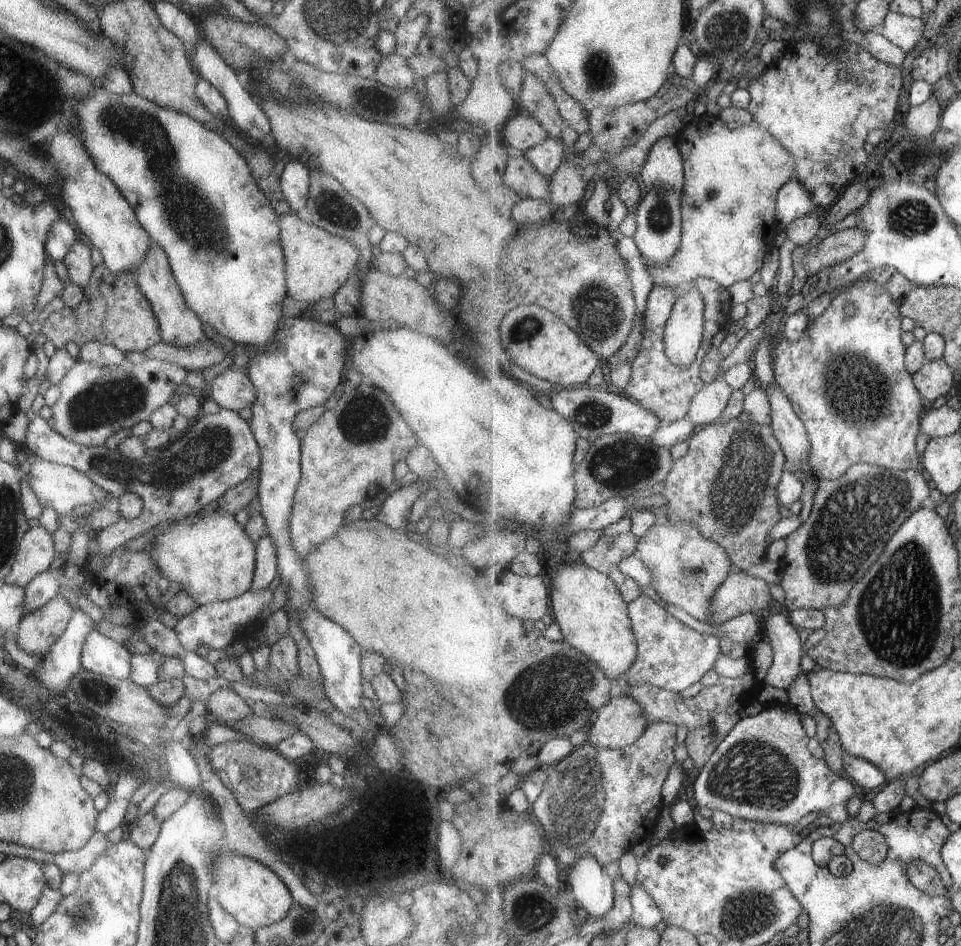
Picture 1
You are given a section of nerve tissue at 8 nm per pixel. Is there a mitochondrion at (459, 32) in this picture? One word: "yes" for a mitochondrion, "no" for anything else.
no

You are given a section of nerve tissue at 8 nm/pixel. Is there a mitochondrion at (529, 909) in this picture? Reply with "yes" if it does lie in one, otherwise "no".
yes

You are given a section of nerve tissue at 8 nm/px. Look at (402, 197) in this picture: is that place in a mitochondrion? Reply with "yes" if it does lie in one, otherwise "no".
no

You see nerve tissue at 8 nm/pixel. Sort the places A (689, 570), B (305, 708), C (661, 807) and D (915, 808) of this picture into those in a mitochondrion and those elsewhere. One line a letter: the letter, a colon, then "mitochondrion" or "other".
A: mitochondrion
B: other
C: other
D: other

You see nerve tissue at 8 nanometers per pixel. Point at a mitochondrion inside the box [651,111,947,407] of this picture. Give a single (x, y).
(914, 217)

